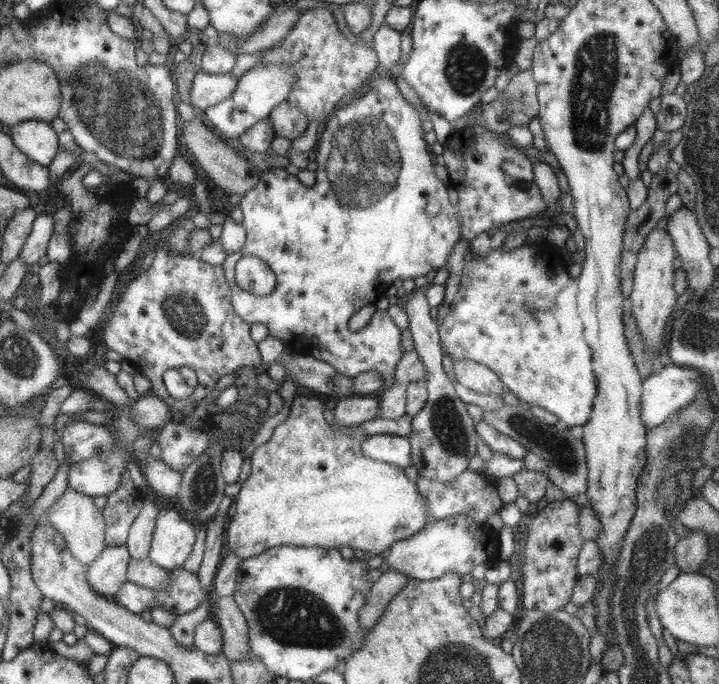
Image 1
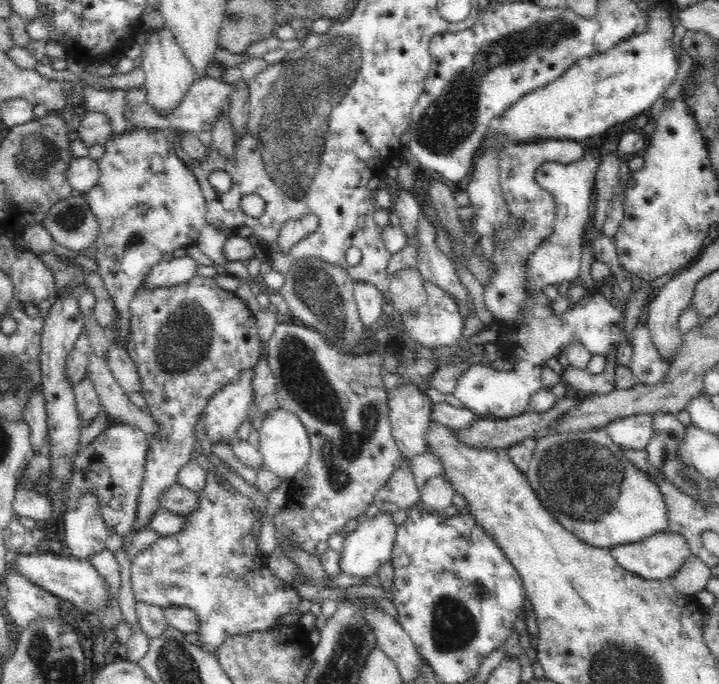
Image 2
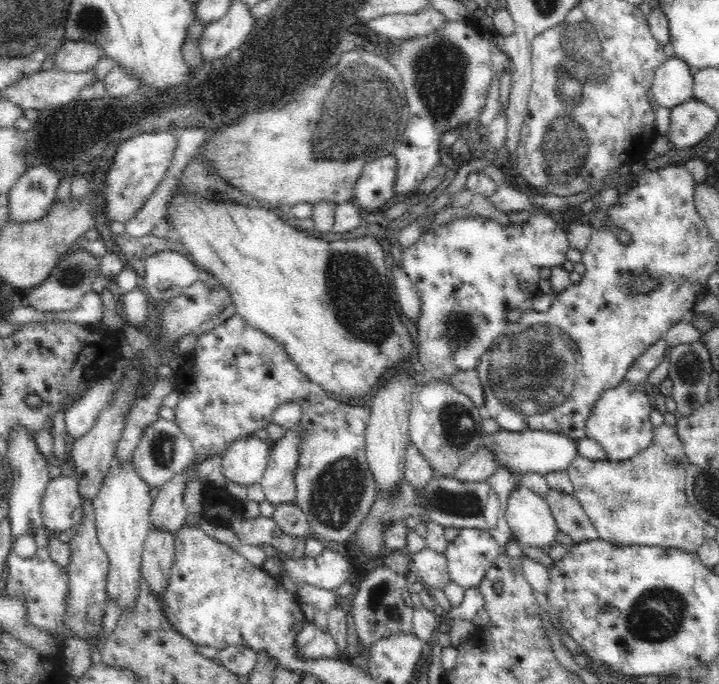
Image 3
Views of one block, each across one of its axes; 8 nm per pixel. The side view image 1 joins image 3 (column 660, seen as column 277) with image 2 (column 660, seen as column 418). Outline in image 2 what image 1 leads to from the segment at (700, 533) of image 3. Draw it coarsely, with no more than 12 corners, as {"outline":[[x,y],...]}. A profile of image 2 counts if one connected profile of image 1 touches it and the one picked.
{"outline":[[605,427],[537,439],[530,487],[586,544],[668,531]]}

